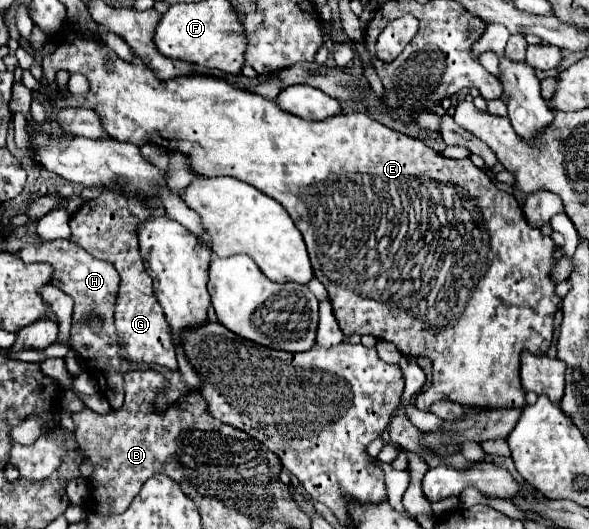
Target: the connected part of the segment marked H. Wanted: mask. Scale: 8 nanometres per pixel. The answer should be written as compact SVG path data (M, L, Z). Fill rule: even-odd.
M57 239L51 243L37 243L27 245L17 253L23 263L49 263L53 267L51 285L59 287L63 293L71 295L75 301L73 309L73 327L71 327L71 341L73 351L77 353L79 361L83 361L85 369L91 373L93 379L99 379L99 391L109 401L113 409L123 405L123 373L131 367L121 367L123 359L119 349L119 337L115 329L115 301L119 289L119 273L117 269L101 259L95 259L83 247L73 241ZM115 353L115 355L113 355Z

